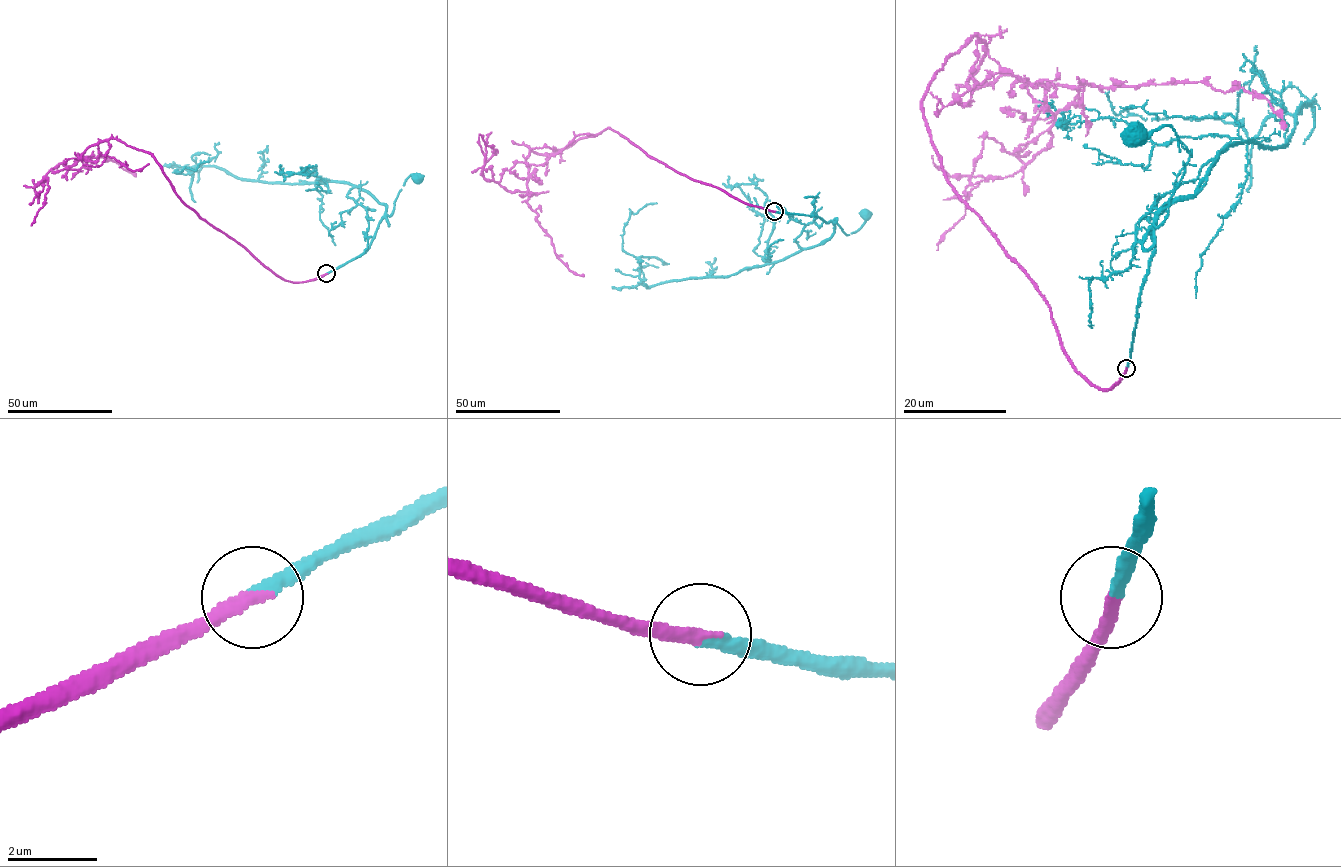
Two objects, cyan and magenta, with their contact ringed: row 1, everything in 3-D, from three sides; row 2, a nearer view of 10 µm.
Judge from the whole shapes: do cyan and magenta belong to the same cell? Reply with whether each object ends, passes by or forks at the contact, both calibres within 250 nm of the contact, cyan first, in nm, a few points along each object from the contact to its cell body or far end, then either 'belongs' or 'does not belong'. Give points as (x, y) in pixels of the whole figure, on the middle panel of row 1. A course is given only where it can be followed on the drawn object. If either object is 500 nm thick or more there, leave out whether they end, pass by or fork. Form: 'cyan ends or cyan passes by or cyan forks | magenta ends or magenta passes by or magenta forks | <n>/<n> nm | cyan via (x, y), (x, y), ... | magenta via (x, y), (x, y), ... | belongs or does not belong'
cyan ends | magenta ends | 300/320 nm | cyan via (775, 211), (818, 216), (826, 223), (837, 224), (847, 235), (858, 229), (865, 216) | magenta via (774, 211), (611, 128), (550, 154), (529, 147), (527, 190), (507, 191), (483, 177), (497, 151), (479, 134) | belongs

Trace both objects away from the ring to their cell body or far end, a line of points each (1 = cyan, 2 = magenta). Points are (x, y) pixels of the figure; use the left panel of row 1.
1: (327, 273), (366, 250), (379, 222), (393, 213), (394, 202), (406, 179), (410, 175), (417, 179)
2: (326, 273), (281, 279), (187, 206), (151, 155), (115, 138), (35, 185), (47, 179), (49, 188), (31, 225)

